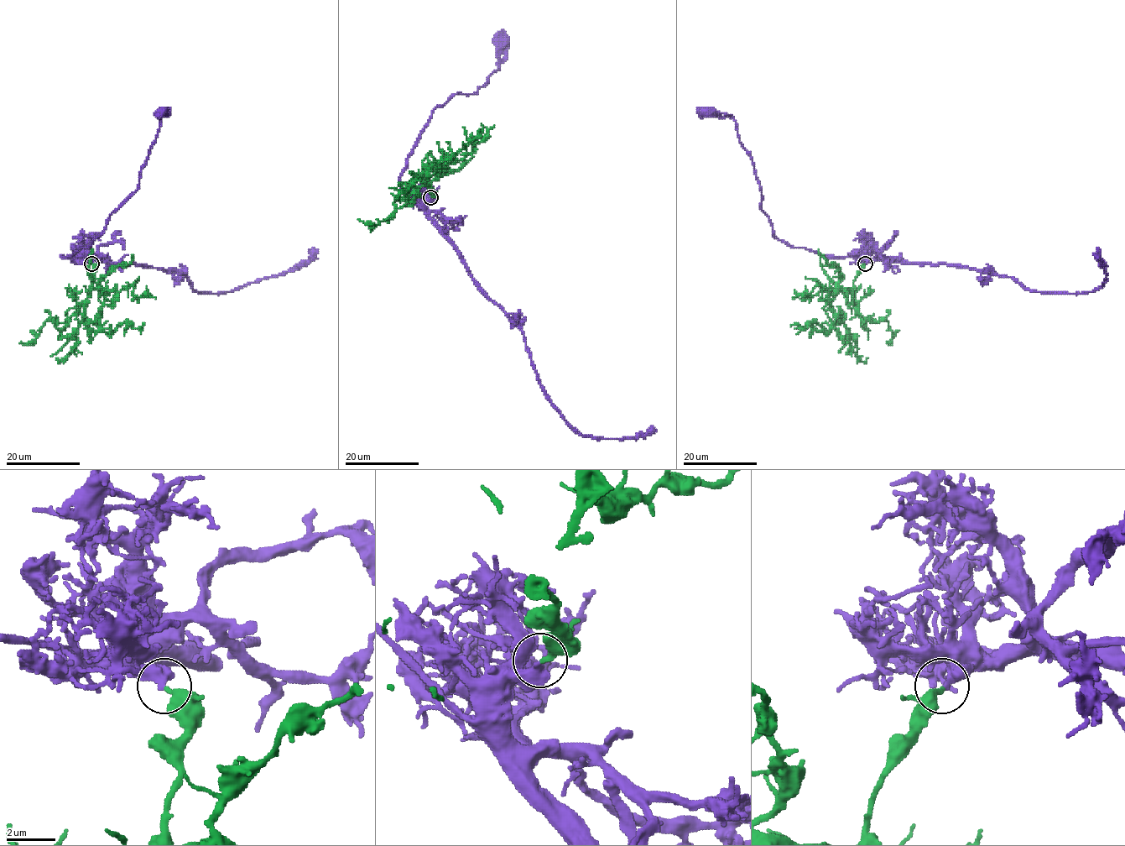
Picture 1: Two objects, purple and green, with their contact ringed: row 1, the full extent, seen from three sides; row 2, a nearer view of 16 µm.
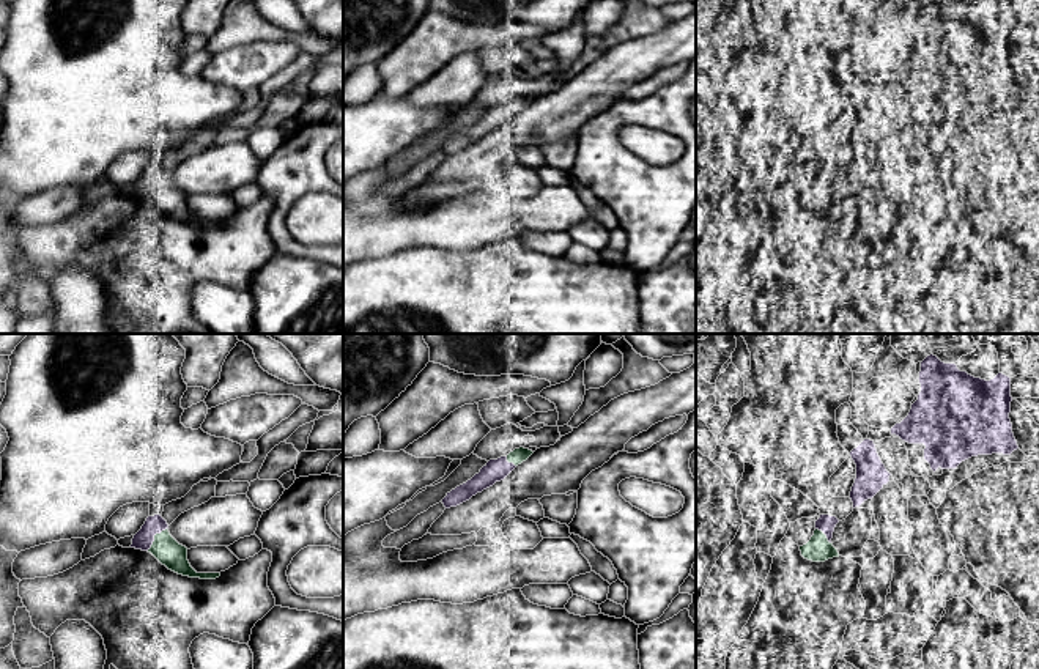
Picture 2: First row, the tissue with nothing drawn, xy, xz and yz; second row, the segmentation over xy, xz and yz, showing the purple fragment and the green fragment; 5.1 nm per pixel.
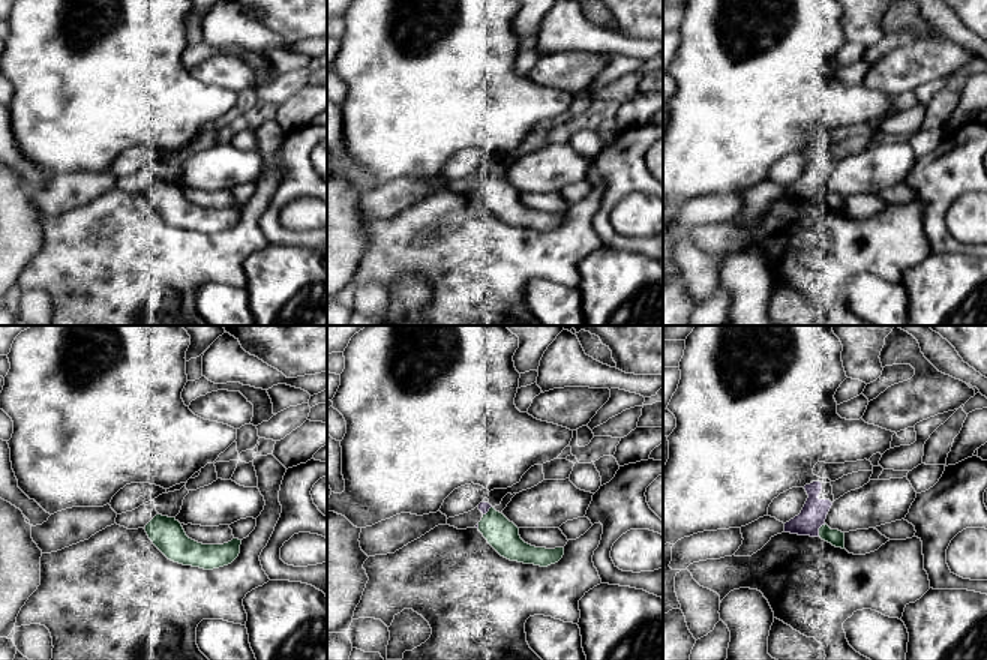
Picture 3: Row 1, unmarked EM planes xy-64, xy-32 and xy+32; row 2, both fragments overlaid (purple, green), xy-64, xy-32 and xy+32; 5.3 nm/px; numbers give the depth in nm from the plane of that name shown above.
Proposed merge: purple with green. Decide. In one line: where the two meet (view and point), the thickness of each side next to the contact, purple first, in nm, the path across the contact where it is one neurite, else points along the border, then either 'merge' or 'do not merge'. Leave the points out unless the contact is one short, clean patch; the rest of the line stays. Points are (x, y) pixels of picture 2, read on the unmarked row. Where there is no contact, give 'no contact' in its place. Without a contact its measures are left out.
contact xy (153, 184); calibres 100 and 140 nm; do not merge

